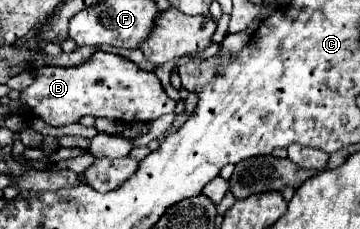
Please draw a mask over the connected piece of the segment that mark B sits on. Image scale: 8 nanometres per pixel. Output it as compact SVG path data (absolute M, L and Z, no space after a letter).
M94 52L86 62L70 68L46 66L34 70L34 82L20 90L26 118L40 118L50 126L66 126L78 122L82 116L112 118L116 122L154 122L156 118L174 112L176 102L168 98L154 72L146 72L128 58Z

